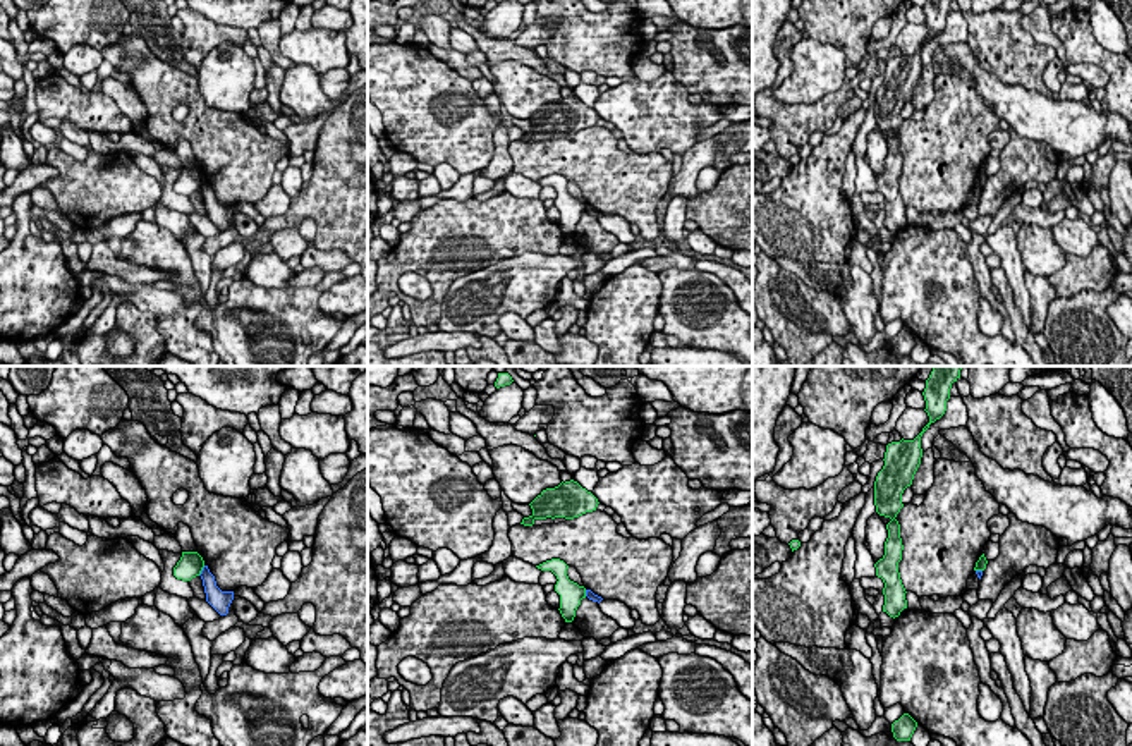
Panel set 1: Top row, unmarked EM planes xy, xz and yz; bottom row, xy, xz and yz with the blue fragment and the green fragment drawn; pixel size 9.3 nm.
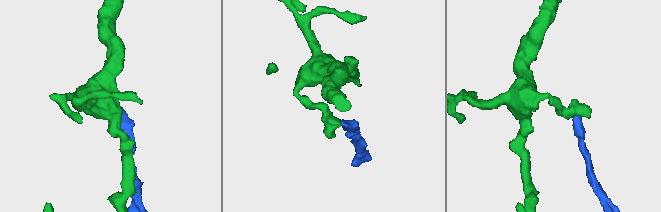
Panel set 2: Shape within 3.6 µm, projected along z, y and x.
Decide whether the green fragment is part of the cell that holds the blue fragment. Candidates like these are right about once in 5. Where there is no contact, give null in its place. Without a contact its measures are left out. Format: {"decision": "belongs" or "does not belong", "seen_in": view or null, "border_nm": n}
{"decision": "does not belong", "seen_in": "xy", "border_nm": 120}

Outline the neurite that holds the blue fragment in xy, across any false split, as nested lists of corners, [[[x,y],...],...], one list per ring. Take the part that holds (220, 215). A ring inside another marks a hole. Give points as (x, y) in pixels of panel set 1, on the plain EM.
[[[208,180],[203,182],[201,186],[201,194],[206,208],[206,217],[220,229],[227,230],[228,222],[234,215],[234,206],[222,206],[216,201],[215,191],[210,187]]]

